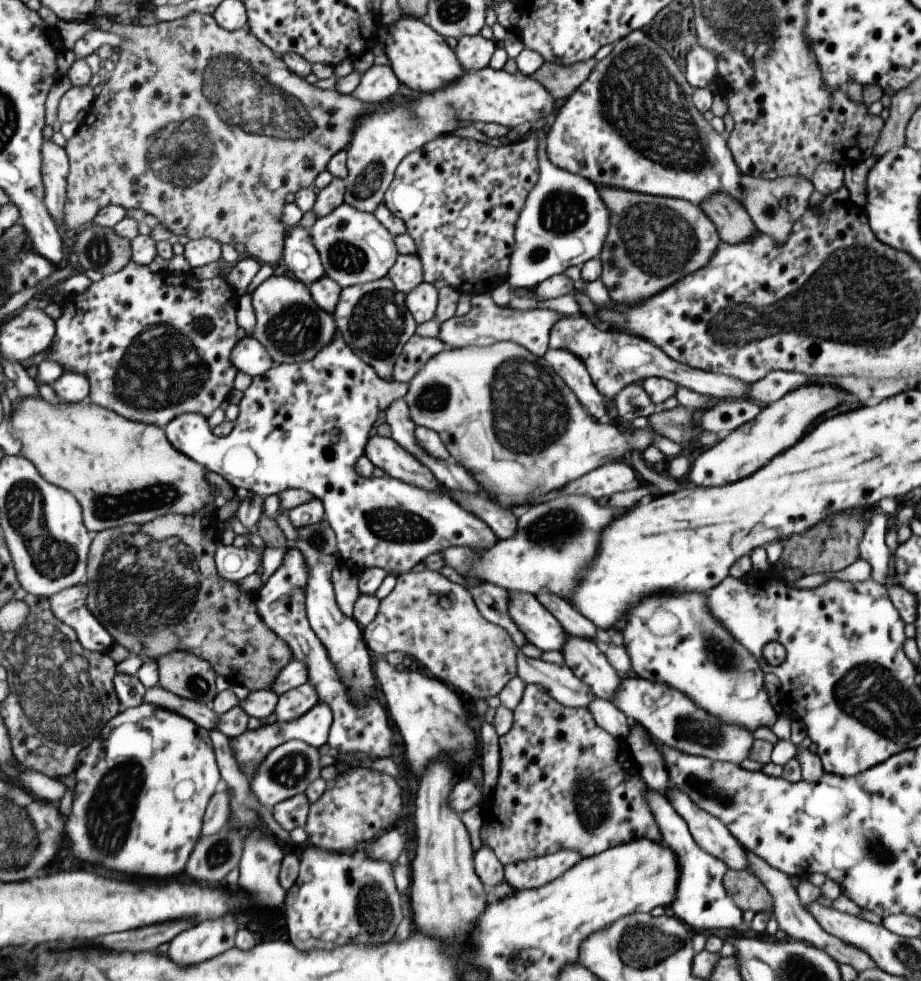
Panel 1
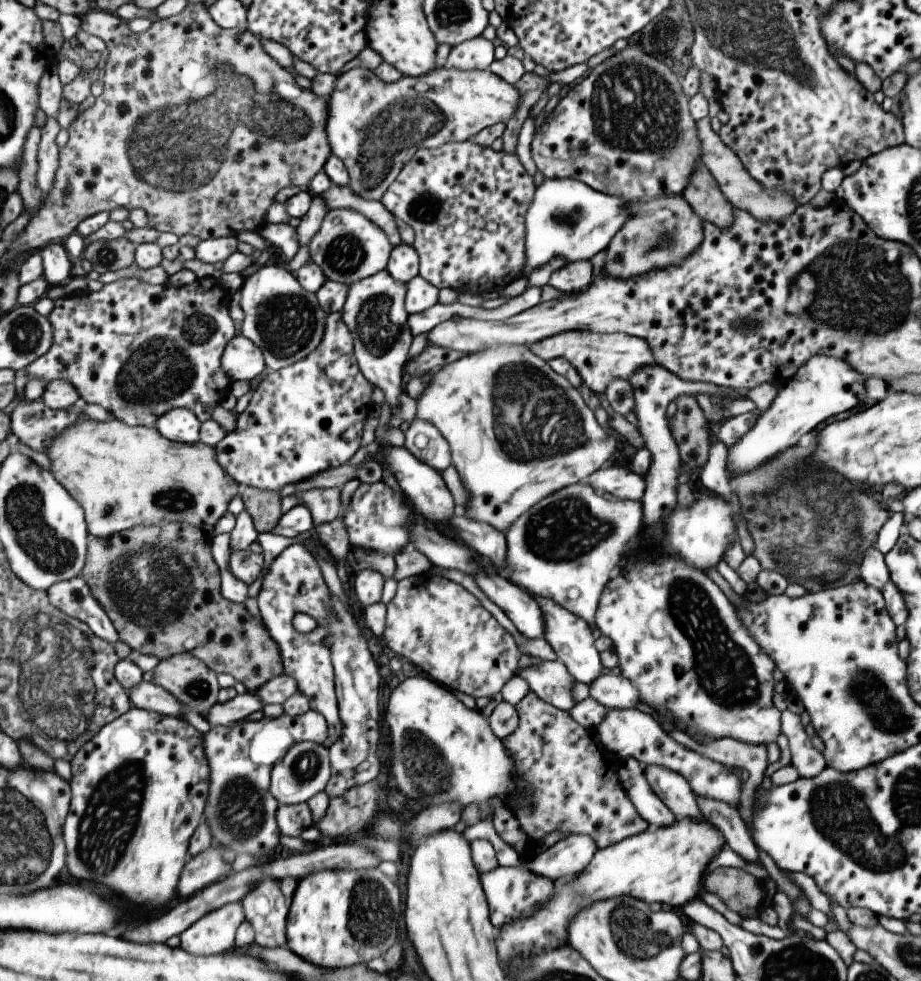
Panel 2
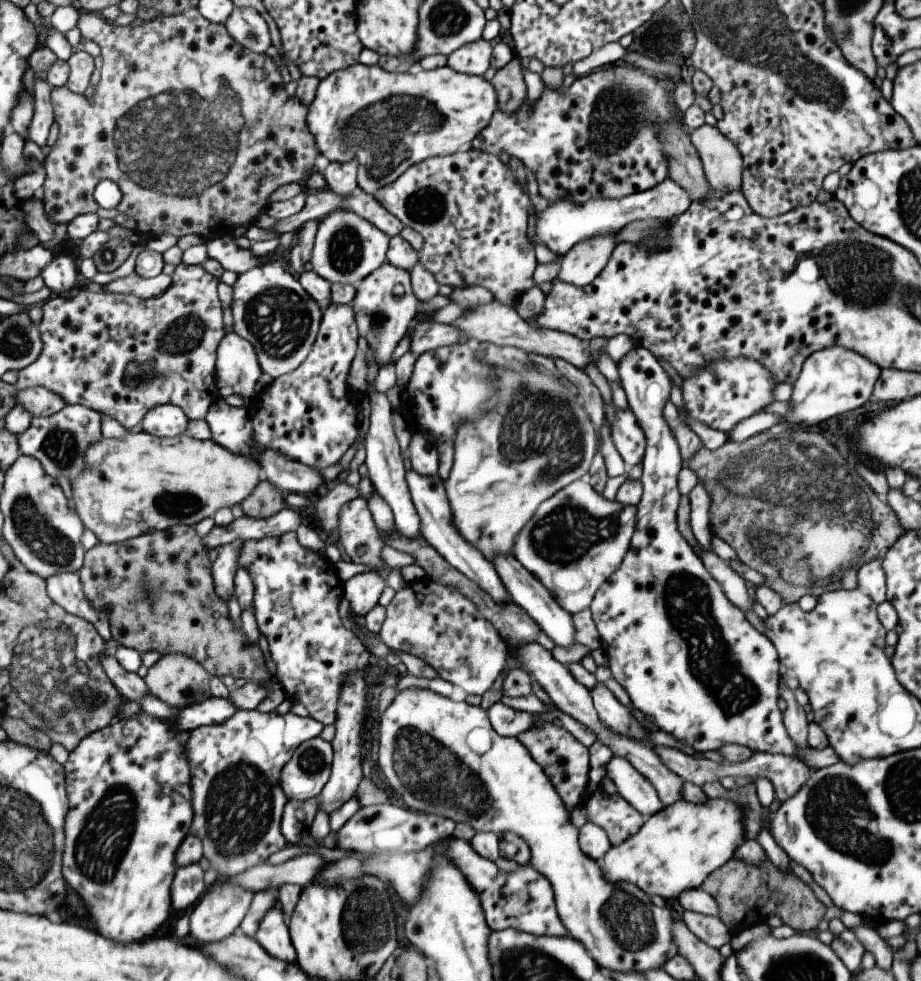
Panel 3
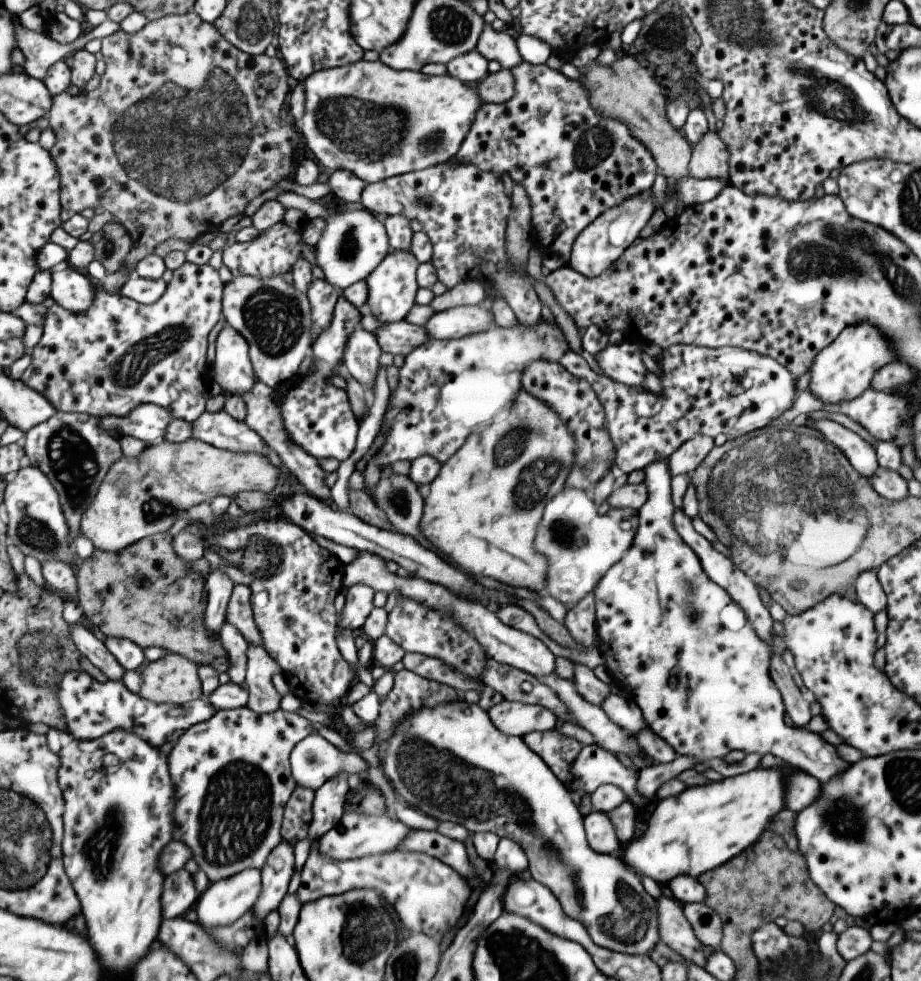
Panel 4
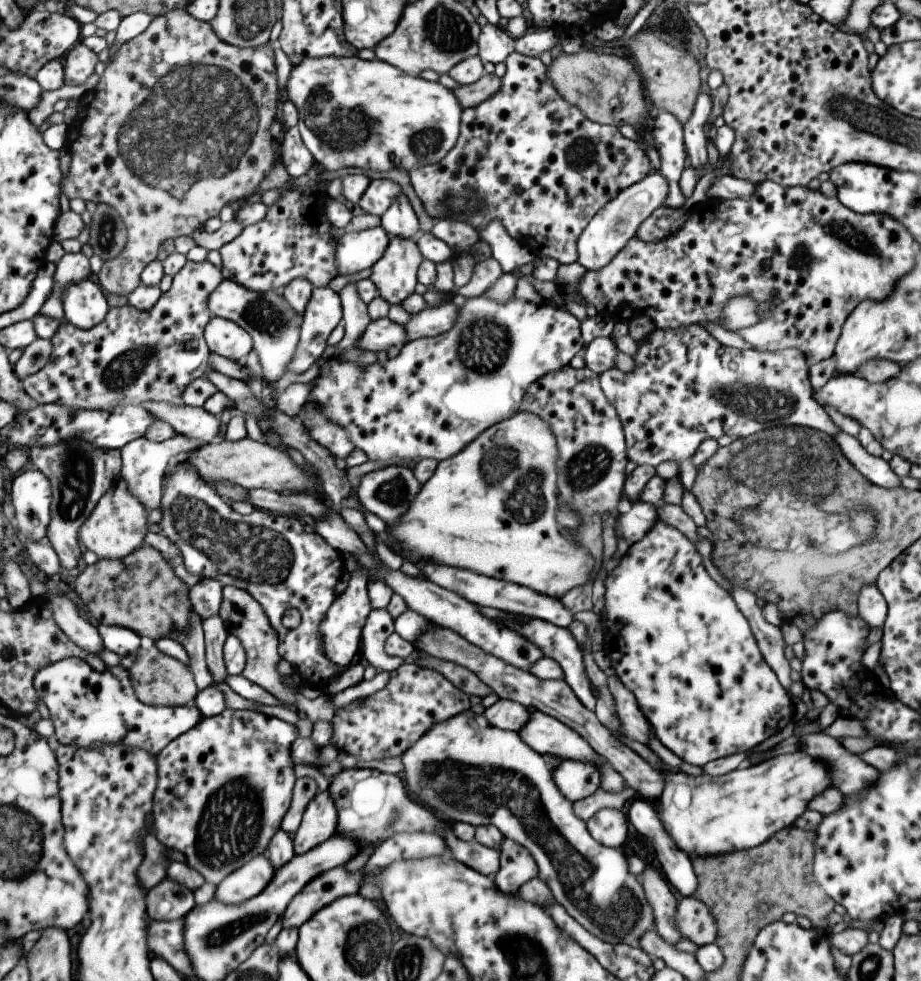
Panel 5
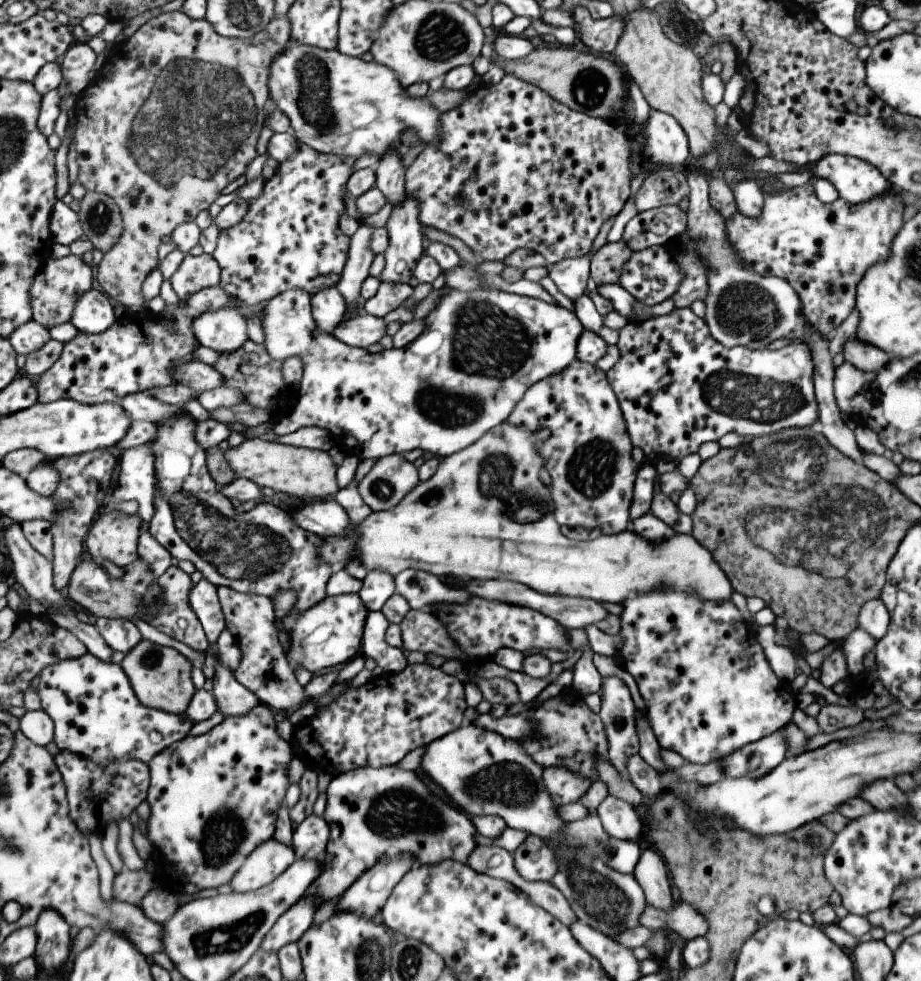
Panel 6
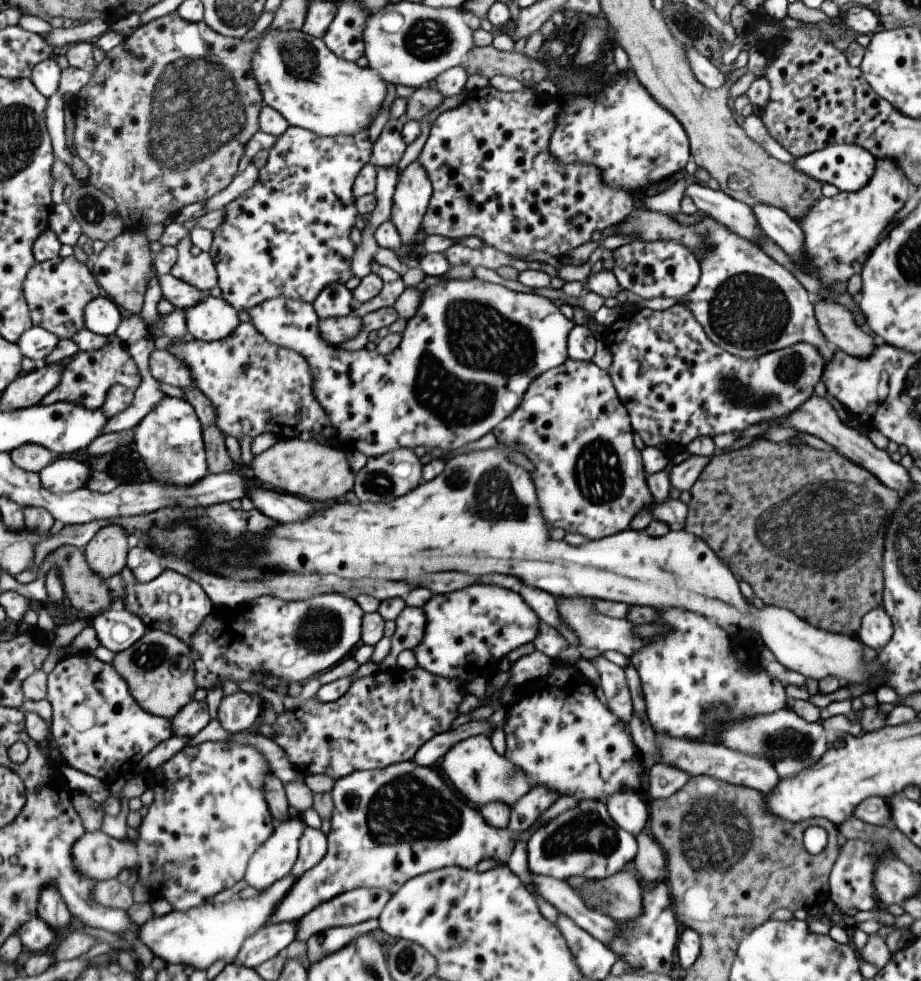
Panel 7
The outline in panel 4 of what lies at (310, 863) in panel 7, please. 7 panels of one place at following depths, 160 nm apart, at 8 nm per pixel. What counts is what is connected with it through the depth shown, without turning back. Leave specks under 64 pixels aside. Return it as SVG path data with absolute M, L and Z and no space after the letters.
M347 773L326 780L317 790L314 790L314 799L310 810L312 818L309 821L307 834L304 839L293 842L294 872L287 884L285 895L293 895L299 887L299 871L310 851L312 841L323 836L329 829L337 826L339 819L344 815L346 792L350 790L352 778Z

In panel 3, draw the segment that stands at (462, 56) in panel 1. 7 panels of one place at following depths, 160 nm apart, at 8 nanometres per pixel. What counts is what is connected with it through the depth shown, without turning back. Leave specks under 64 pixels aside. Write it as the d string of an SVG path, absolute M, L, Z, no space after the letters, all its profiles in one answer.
M483 39L457 48L446 57L446 66L454 72L482 76L490 68L491 45Z

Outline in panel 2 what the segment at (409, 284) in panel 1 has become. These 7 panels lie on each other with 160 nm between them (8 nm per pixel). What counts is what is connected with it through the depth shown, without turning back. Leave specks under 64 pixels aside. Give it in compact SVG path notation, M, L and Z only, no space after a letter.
M392 245L386 264L386 271L396 281L409 282L418 274L418 256L411 245Z

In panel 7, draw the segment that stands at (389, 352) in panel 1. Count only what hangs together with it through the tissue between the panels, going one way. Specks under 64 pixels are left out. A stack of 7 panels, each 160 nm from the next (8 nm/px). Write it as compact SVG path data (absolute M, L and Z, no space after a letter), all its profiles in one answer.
M414 159L398 175L392 194L389 220L400 236L397 258L398 255L409 257L431 193L431 183L420 162Z

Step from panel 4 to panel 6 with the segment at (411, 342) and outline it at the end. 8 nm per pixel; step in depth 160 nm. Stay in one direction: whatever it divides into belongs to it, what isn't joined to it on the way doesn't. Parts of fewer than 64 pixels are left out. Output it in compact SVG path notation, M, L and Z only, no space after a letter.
M364 312L348 320L343 319L331 335L346 346L366 350L370 344L379 342L386 334L386 323L382 317L366 315Z

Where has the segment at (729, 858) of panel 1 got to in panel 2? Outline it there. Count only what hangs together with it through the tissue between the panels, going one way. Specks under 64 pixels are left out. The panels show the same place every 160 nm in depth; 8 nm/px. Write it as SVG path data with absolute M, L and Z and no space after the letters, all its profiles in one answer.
M657 765L642 766L644 777L655 796L673 813L676 819L691 817L701 820L694 792L684 776Z

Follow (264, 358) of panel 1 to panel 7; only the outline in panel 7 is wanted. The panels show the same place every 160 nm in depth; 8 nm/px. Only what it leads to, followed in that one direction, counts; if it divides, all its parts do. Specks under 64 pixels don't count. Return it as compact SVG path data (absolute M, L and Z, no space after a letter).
M205 296L199 304L184 310L185 327L195 340L223 340L239 326L238 313L220 297Z

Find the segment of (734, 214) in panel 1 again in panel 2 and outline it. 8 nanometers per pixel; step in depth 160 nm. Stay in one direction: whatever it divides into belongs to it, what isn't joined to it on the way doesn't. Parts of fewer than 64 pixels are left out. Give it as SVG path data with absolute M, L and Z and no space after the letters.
M701 161L694 162L694 171L691 171L681 196L702 221L709 221L719 228L732 223L733 206L721 194L715 179Z

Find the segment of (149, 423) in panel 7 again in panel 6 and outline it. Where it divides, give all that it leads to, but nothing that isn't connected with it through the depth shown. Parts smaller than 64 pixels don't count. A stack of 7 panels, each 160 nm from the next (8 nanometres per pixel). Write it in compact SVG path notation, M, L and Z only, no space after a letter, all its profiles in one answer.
M188 414L173 416L156 425L157 434L153 442L148 444L151 454L155 456L155 494L153 516L148 523L147 532L171 554L174 563L180 560L191 562L195 571L213 586L225 586L239 593L265 596L269 600L273 600L279 590L295 592L295 602L291 604L291 610L287 614L301 614L311 606L319 604L327 596L325 586L333 574L331 564L323 562L323 558L319 558L317 554L321 538L297 526L297 522L281 505L262 502L249 512L235 510L229 500L221 495L218 485L209 477L206 470L206 452L195 444L193 438L195 423Z

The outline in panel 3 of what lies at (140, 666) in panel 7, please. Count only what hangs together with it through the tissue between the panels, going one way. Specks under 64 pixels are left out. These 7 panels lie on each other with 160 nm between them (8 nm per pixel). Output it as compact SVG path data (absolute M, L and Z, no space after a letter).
M178 653L160 657L143 676L145 686L149 688L152 696L159 698L163 704L177 709L193 706L210 698L209 678L211 678L210 674L207 674L195 660Z

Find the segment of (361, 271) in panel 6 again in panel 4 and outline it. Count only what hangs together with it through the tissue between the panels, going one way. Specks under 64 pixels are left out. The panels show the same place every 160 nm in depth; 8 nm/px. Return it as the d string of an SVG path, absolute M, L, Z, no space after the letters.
M360 322L355 323L350 336L344 342L342 364L345 364L347 372L363 386L367 398L370 397L374 376L379 368L380 353L374 334L367 332Z

